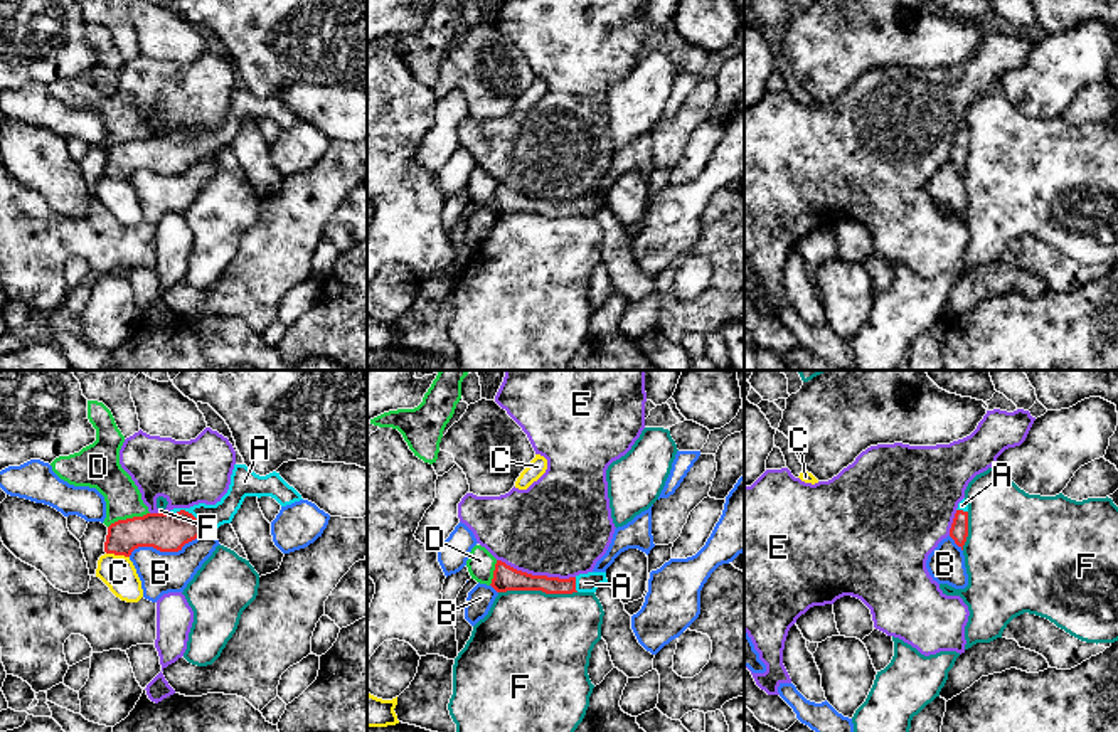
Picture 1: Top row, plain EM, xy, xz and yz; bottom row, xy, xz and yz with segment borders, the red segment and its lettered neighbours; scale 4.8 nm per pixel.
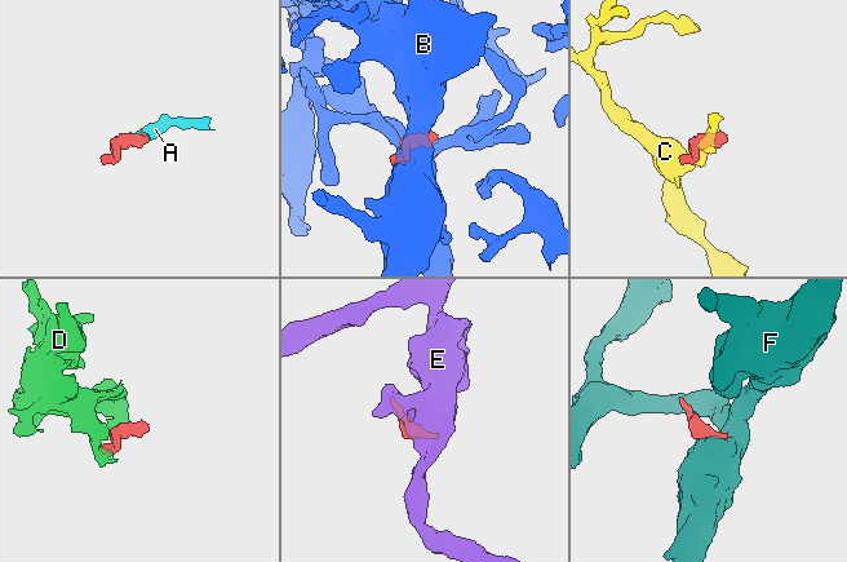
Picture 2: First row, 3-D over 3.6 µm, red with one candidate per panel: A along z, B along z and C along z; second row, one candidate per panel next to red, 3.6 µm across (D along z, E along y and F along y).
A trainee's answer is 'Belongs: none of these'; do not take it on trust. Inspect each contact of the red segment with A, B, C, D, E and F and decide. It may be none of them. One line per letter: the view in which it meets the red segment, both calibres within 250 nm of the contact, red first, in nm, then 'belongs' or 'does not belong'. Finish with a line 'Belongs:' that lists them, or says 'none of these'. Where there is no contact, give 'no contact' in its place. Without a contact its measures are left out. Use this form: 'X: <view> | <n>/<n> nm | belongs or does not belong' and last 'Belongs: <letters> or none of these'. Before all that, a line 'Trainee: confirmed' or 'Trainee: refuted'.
Trainee: refuted
A: xy | 190/120 nm | belongs
B: xy | 190/200 nm | does not belong
C: xy | 190/160 nm | does not belong
D: xy | 190/180 nm | does not belong
E: xz | 120/460 nm | does not belong
F: xz | 120/480 nm | does not belong
Belongs: A

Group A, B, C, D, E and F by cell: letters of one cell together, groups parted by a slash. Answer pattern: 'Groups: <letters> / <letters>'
Groups: A / B / C / D / E / F

